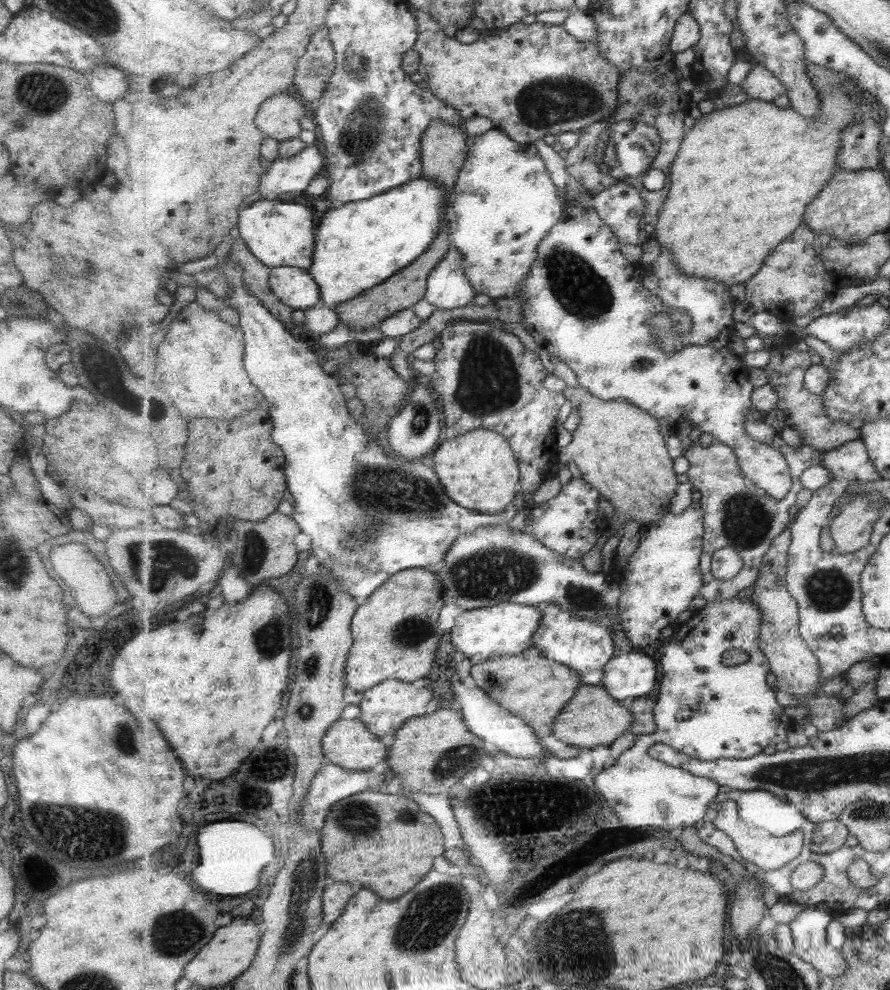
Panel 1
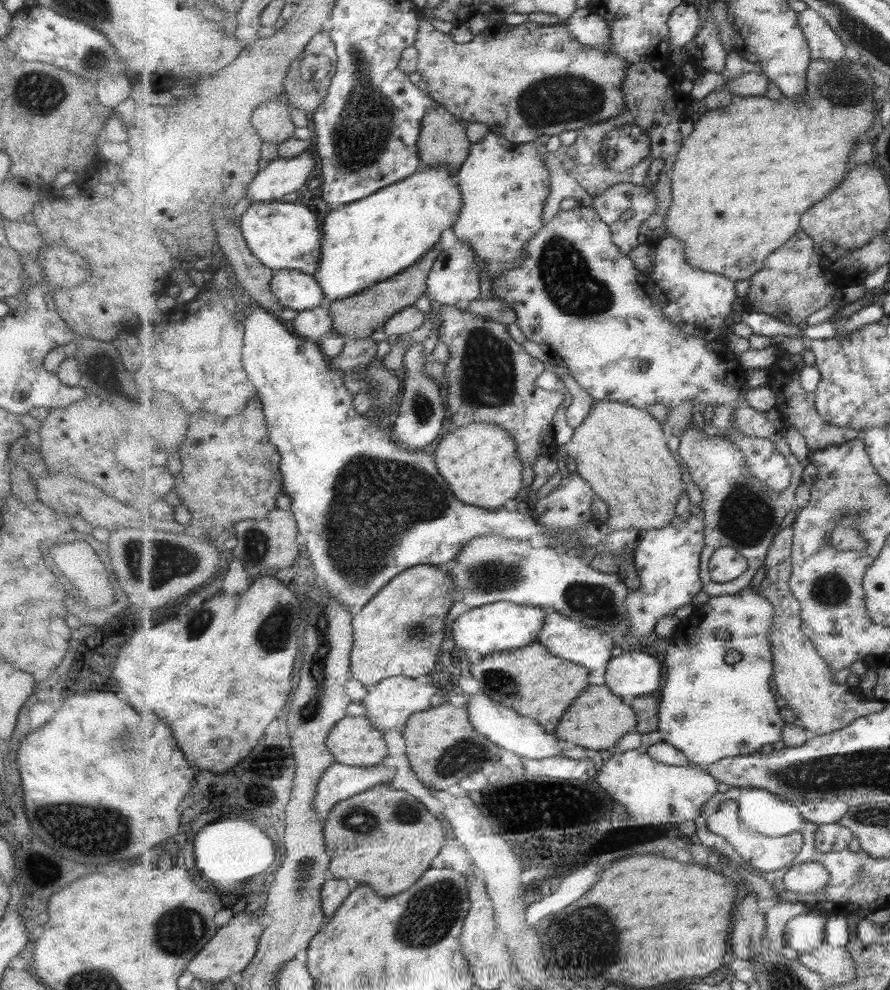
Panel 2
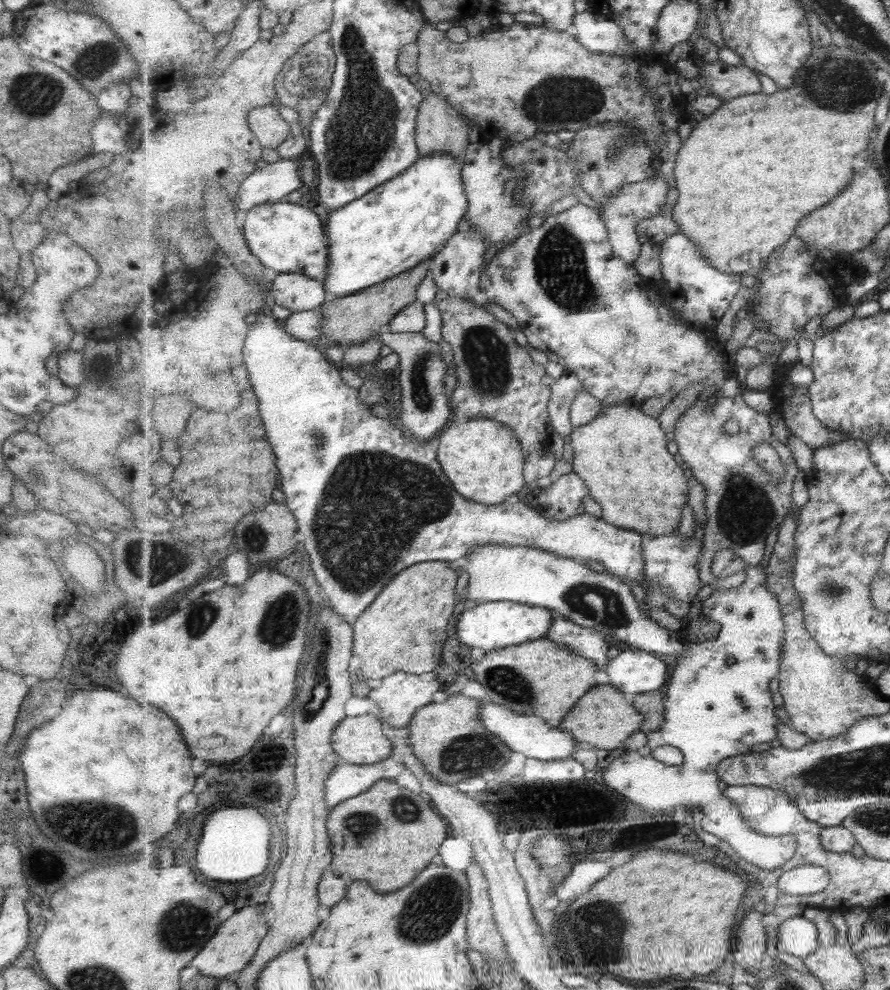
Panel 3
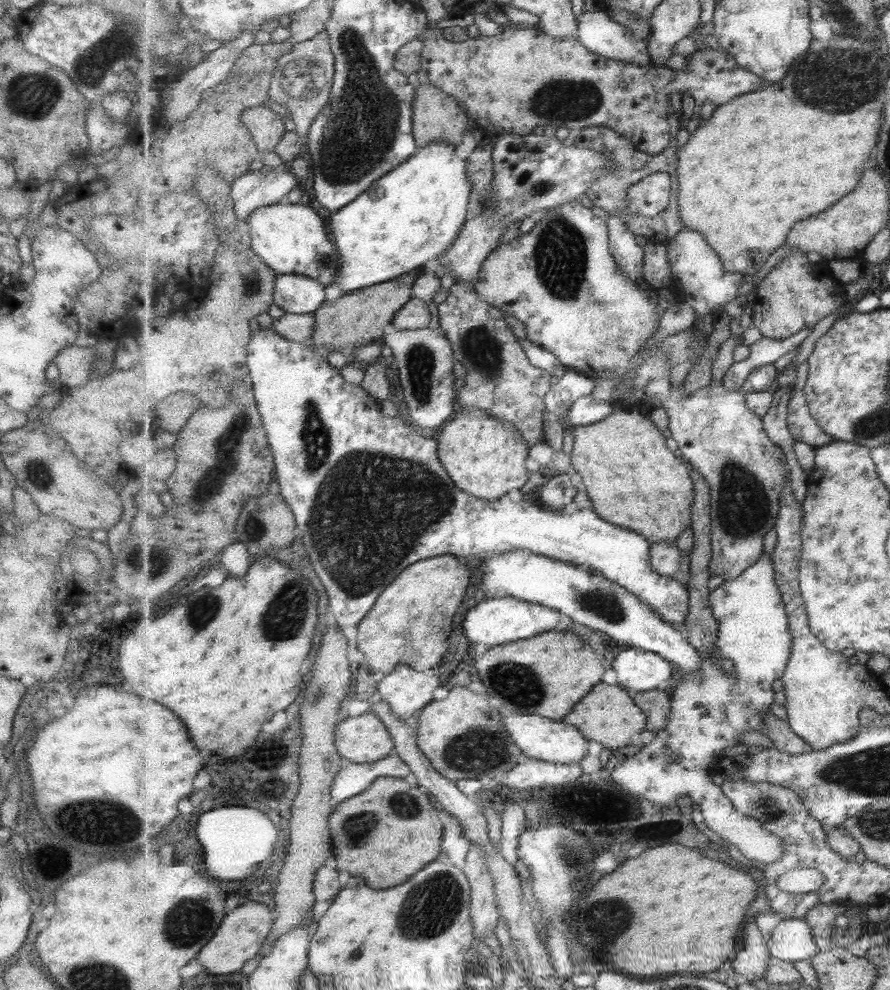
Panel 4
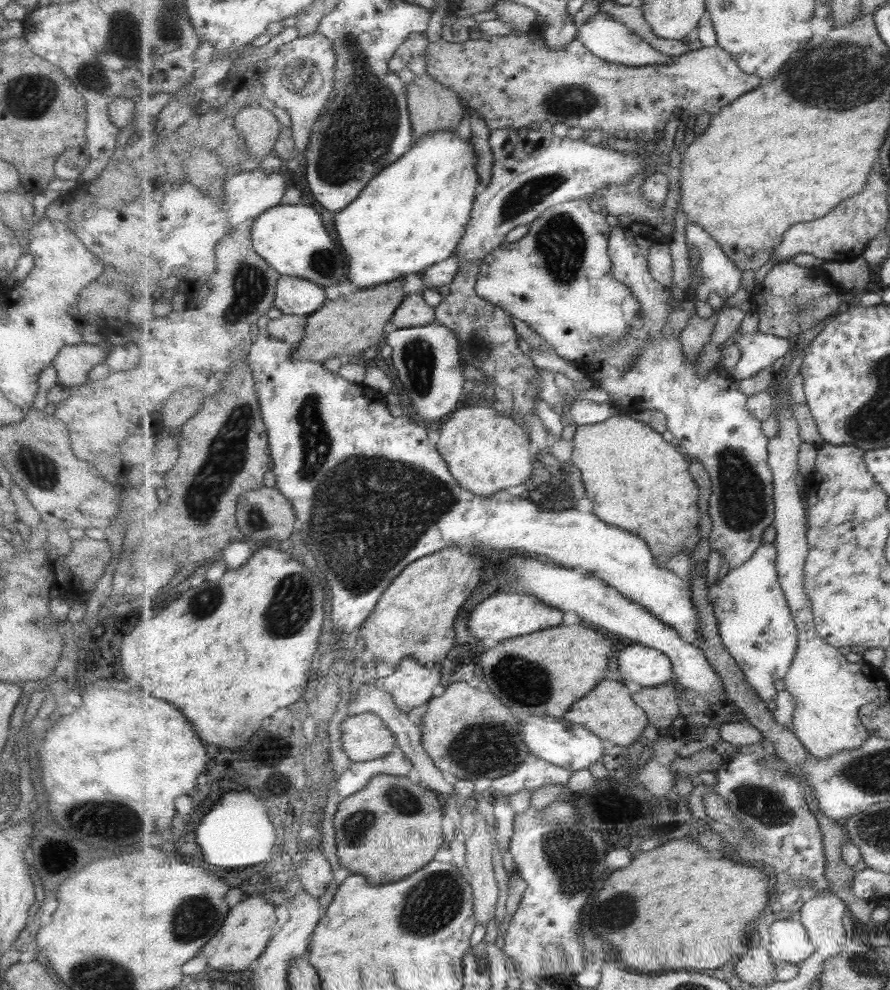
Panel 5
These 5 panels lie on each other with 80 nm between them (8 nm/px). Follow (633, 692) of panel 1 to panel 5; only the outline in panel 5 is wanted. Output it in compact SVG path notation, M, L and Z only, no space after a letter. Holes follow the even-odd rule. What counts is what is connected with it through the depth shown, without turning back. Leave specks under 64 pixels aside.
M644 644L624 645L618 653L618 670L622 681L634 689L659 687L675 679L671 658Z

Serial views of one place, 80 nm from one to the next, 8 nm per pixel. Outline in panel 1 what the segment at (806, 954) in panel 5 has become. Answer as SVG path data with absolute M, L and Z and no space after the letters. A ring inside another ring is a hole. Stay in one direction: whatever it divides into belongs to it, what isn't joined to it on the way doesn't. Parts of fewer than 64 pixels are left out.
M826 904L806 907L793 922L790 922L793 944L796 950L821 949L829 944L828 926L836 918Z

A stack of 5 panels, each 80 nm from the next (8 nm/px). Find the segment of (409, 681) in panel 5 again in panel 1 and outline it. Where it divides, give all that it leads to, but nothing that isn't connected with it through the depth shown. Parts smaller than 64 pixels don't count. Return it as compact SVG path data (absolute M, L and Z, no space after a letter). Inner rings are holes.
M387 679L380 682L376 687L370 688L363 692L363 697L359 703L361 714L359 717L365 726L369 728L369 732L381 738L388 735L396 735L403 726L413 717L423 716L427 712L427 704L435 698L432 687L427 684L417 688L411 682L405 682L401 679Z

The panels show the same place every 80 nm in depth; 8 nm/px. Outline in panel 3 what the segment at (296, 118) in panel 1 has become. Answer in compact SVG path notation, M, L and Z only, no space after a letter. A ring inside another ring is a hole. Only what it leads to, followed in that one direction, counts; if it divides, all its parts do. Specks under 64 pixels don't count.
M267 105L253 109L248 121L264 148L279 148L291 136L291 126L281 116L278 106Z

